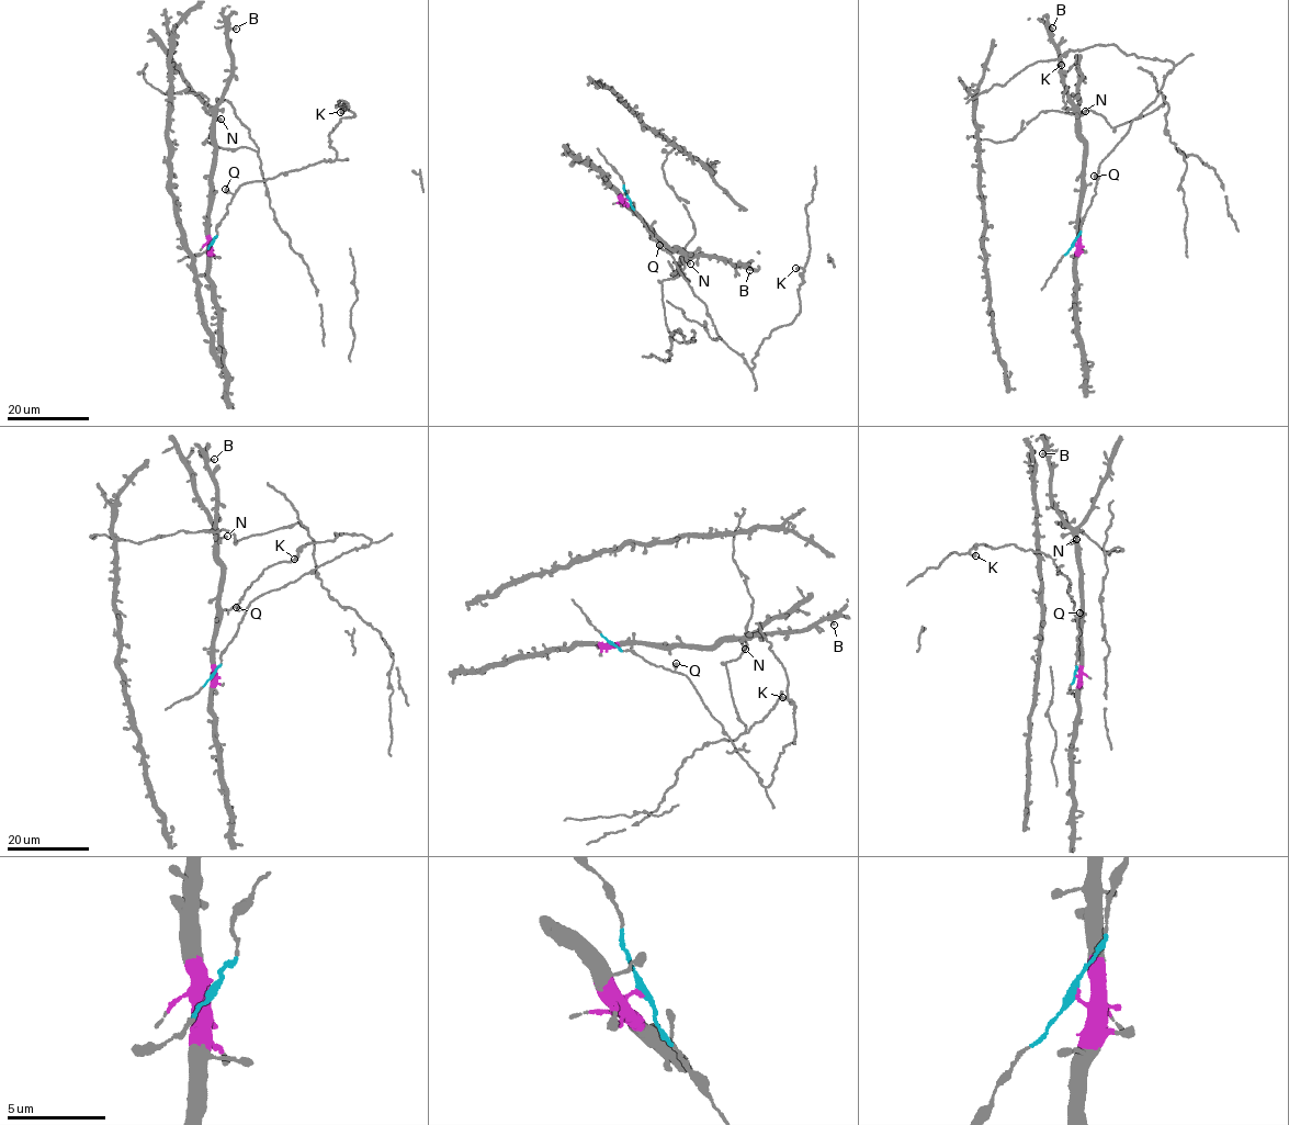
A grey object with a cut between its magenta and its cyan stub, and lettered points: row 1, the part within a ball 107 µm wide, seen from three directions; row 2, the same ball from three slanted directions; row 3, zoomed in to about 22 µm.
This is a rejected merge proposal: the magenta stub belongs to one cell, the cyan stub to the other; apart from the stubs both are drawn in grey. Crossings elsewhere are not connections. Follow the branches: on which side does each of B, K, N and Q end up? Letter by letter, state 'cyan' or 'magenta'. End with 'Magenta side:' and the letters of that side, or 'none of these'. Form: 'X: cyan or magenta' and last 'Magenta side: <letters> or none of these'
B: magenta
K: cyan
N: magenta
Q: cyan
Magenta side: B, N

